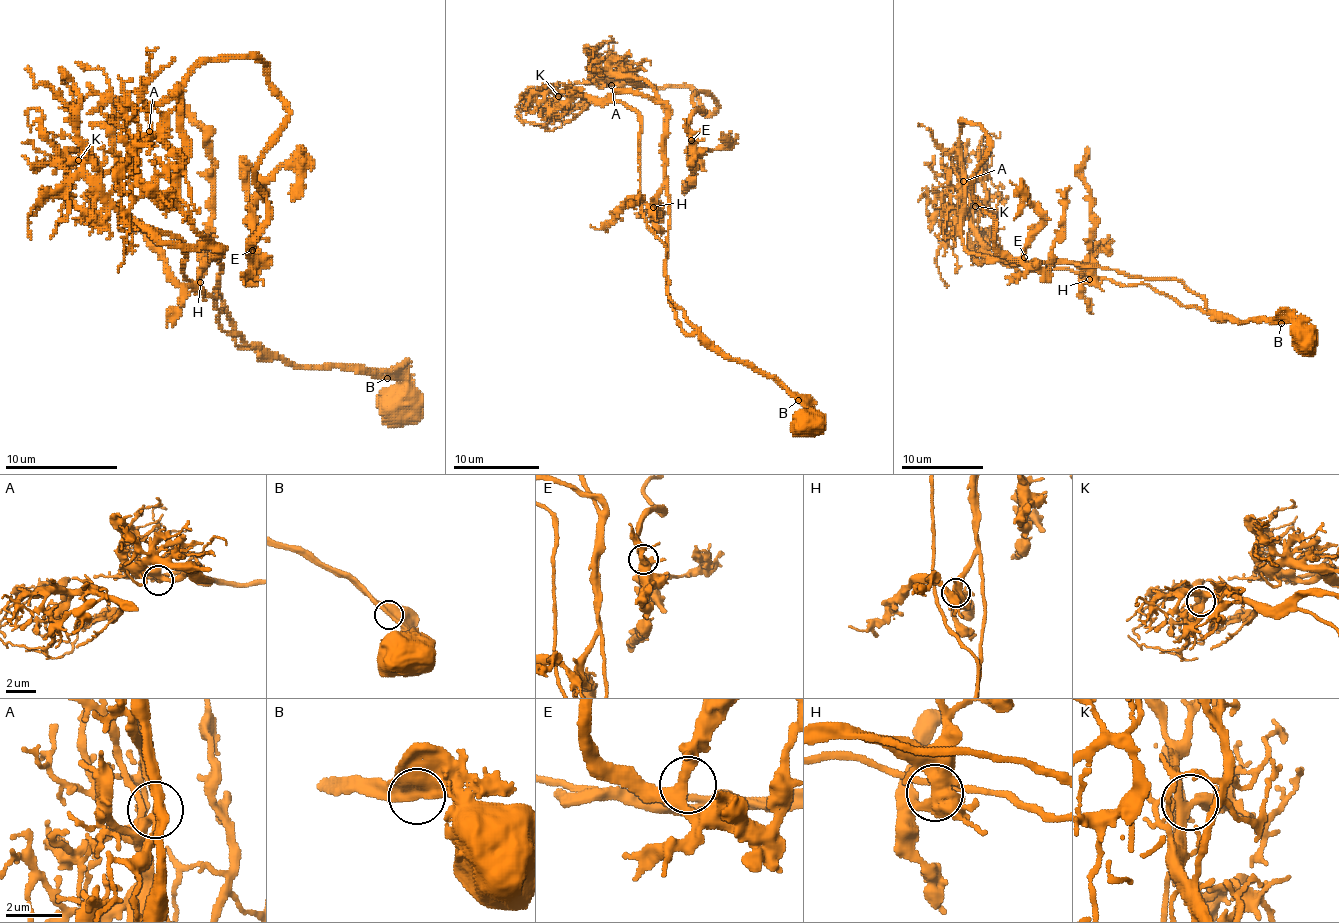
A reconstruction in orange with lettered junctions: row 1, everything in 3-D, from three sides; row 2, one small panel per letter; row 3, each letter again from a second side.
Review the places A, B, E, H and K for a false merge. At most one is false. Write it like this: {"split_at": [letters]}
{"split_at": ["B"]}

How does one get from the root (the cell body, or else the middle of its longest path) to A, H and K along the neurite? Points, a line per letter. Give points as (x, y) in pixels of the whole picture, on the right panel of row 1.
A: (1309, 337), (1290, 320), (1217, 320), (1114, 269), (972, 254), (961, 237), (963, 181)
H: (1309, 337), (1290, 320), (1217, 320), (1196, 307), (1178, 304), (1145, 284), (1120, 286), (1106, 277), (1089, 279)
K: (1309, 337), (1290, 320), (1217, 320), (1145, 284), (1017, 271), (986, 253), (975, 206)

